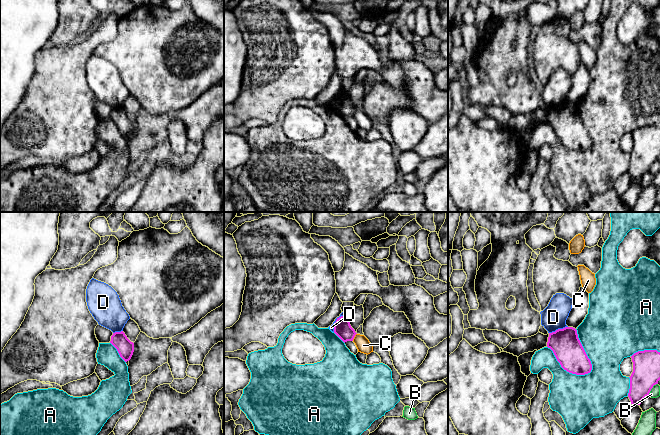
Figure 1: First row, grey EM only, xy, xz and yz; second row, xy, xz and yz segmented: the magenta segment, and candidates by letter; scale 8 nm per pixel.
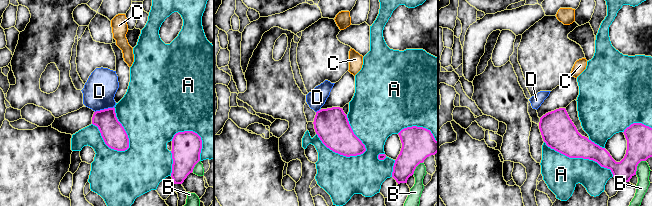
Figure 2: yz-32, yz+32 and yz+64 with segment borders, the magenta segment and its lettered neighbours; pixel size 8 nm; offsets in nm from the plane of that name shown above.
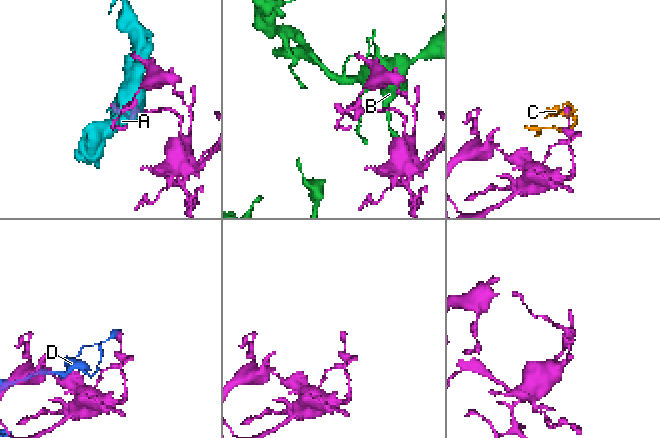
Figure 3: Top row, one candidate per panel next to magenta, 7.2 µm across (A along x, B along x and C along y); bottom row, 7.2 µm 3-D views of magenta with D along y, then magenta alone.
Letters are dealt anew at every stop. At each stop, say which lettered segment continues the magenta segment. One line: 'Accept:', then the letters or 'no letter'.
Accept: no letter

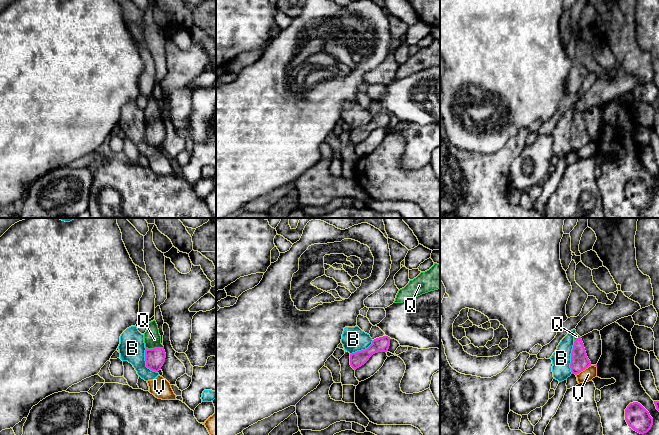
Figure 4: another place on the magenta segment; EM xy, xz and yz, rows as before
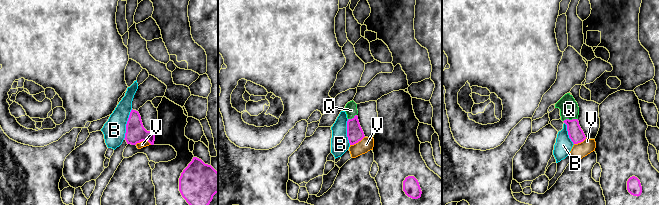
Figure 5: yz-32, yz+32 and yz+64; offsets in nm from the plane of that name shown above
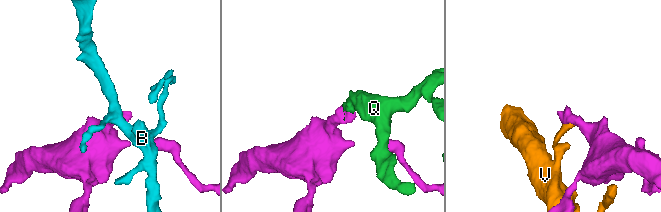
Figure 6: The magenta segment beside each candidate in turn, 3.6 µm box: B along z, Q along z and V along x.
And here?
Accept: Q

